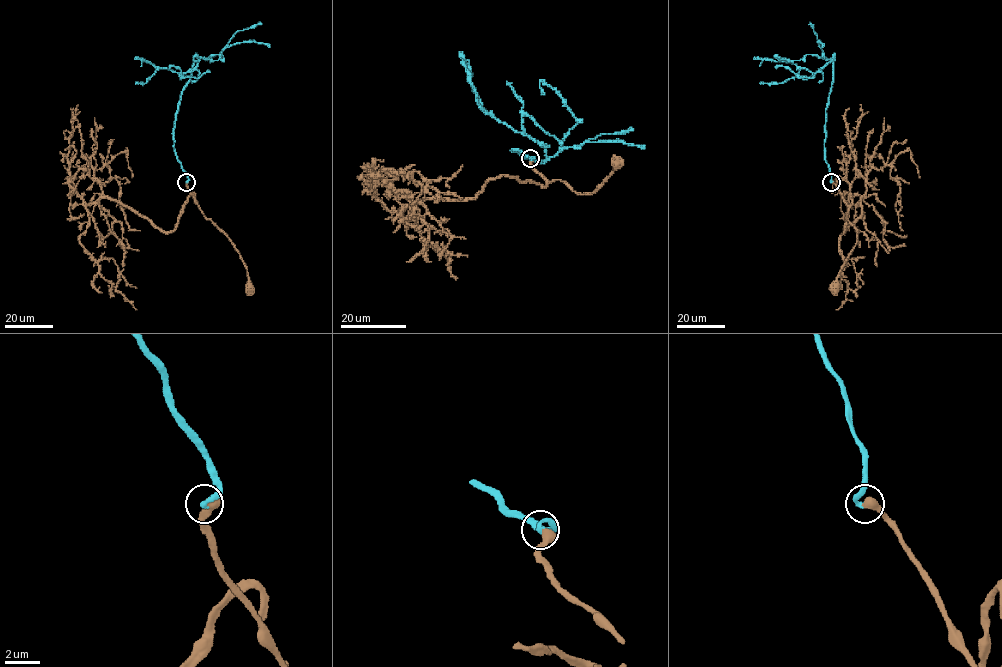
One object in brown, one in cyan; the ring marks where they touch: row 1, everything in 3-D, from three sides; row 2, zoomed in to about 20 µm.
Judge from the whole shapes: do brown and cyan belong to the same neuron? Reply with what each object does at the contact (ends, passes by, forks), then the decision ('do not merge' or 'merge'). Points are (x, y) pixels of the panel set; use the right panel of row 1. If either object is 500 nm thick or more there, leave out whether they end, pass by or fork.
merge

